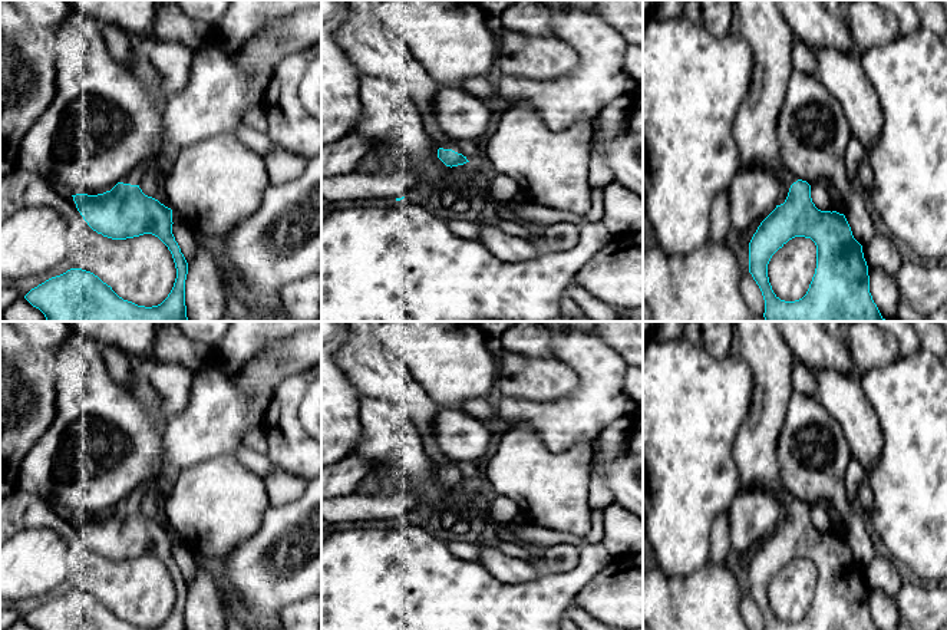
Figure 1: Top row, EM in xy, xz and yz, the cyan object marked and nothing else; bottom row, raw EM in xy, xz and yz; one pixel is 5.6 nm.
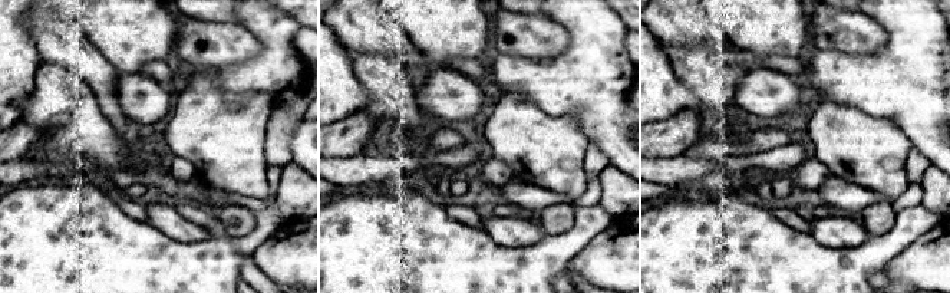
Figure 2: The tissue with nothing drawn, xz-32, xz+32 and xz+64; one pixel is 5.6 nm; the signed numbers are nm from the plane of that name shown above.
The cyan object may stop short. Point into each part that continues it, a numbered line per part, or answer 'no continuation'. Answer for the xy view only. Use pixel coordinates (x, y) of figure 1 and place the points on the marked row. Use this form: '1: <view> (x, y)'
1: xy (138, 172)

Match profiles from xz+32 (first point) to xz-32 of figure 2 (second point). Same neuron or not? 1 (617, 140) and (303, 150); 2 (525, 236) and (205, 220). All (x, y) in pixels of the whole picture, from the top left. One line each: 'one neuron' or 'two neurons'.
1: one neuron
2: two neurons

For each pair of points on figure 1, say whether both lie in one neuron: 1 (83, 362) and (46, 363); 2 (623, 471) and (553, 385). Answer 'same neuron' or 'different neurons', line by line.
1: different neurons
2: different neurons

